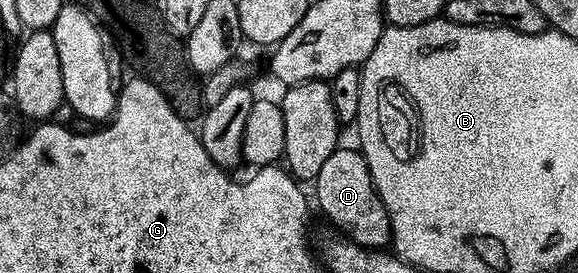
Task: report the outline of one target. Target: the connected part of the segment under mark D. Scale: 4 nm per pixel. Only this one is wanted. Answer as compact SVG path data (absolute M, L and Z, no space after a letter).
M346 145L340 146L329 157L329 161L325 161L325 165L321 165L321 173L313 181L315 187L315 195L313 191L313 199L319 202L319 207L323 210L323 215L336 227L336 232L342 233L353 243L359 243L362 247L372 249L383 249L391 243L391 222L389 221L389 213L385 209L385 205L381 201L381 197L375 192L375 186L371 180L371 166L367 163L362 150L355 149L350 151Z

